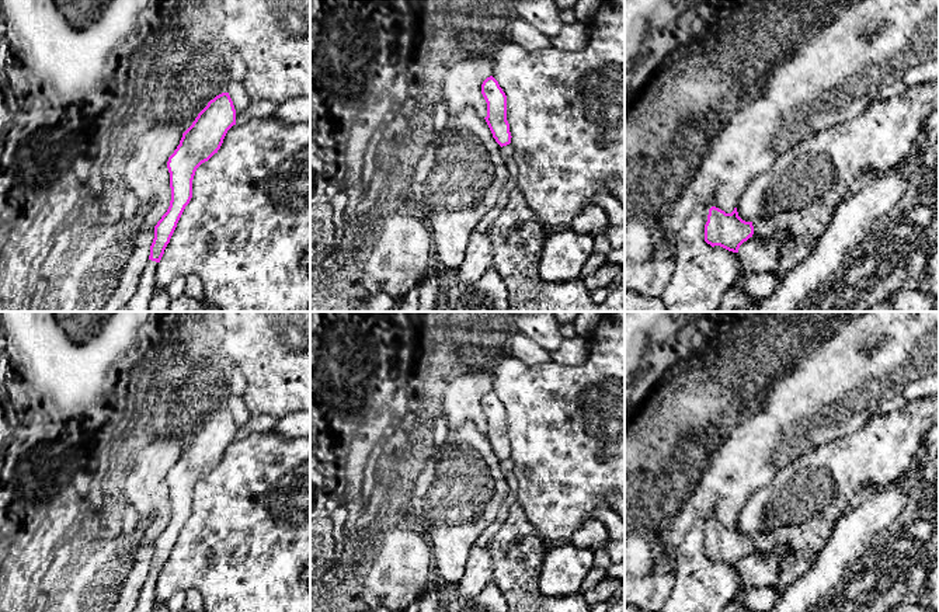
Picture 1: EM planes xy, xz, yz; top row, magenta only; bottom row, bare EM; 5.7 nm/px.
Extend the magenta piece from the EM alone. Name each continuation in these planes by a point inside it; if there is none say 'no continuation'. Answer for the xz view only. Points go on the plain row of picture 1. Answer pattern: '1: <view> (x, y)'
no continuation

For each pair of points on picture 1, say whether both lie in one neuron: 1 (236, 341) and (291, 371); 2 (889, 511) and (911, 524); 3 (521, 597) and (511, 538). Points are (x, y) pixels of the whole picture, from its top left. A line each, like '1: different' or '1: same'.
1: same
2: different
3: same

